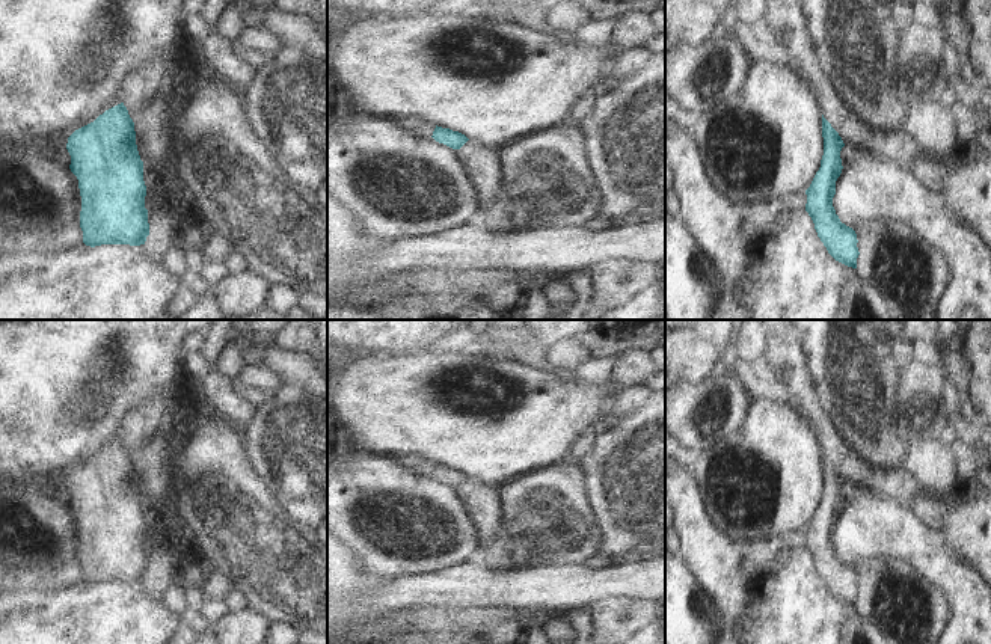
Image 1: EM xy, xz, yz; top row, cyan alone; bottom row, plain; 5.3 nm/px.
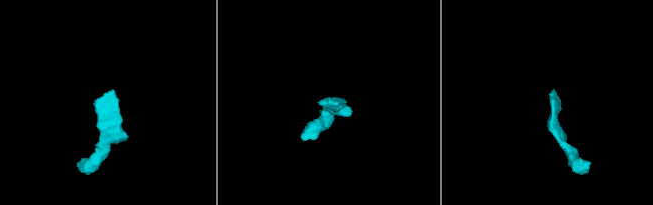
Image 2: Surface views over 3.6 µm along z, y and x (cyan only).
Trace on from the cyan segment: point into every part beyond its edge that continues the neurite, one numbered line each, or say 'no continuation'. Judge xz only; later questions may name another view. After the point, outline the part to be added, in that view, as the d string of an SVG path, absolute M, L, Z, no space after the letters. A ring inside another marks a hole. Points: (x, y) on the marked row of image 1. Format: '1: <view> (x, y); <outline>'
1: xz (423, 127); M418 116L406 118L403 124L406 128L409 128L410 131L422 137L431 137L436 128L436 124L433 124L431 121L418 118Z

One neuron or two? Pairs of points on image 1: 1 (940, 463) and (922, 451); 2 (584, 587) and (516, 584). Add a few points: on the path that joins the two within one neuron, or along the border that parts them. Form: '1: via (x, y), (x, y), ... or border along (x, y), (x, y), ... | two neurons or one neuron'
1: via (935, 463), (926, 456) | one neuron
2: via (567, 587), (533, 587) | one neuron

